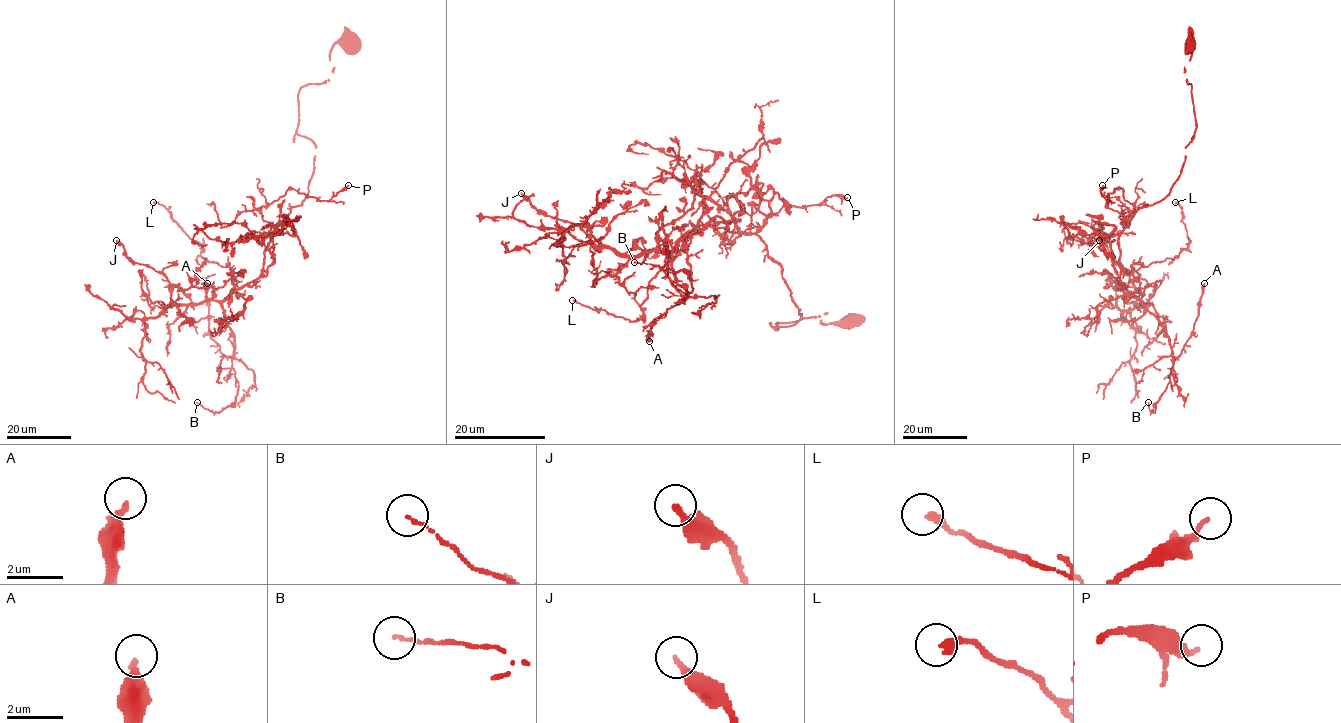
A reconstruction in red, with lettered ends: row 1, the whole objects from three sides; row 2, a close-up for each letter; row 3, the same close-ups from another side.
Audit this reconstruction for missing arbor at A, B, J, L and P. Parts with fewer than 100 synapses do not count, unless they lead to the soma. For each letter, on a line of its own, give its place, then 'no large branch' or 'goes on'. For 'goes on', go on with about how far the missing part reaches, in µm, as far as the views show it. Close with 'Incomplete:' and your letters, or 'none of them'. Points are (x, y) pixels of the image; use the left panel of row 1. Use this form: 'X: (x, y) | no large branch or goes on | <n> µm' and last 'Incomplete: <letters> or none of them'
A: (207, 283) | no large branch
B: (197, 402) | no large branch
J: (116, 240) | no large branch
L: (153, 202) | no large branch
P: (348, 185) | no large branch
Incomplete: none of them

